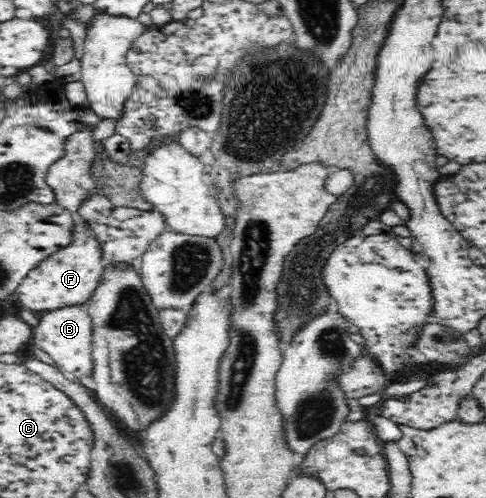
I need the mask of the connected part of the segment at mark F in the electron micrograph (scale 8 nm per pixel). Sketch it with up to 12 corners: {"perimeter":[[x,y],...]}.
{"perimeter":[[95,235],[74,243],[33,269],[16,304],[39,316],[84,307],[103,279]]}

